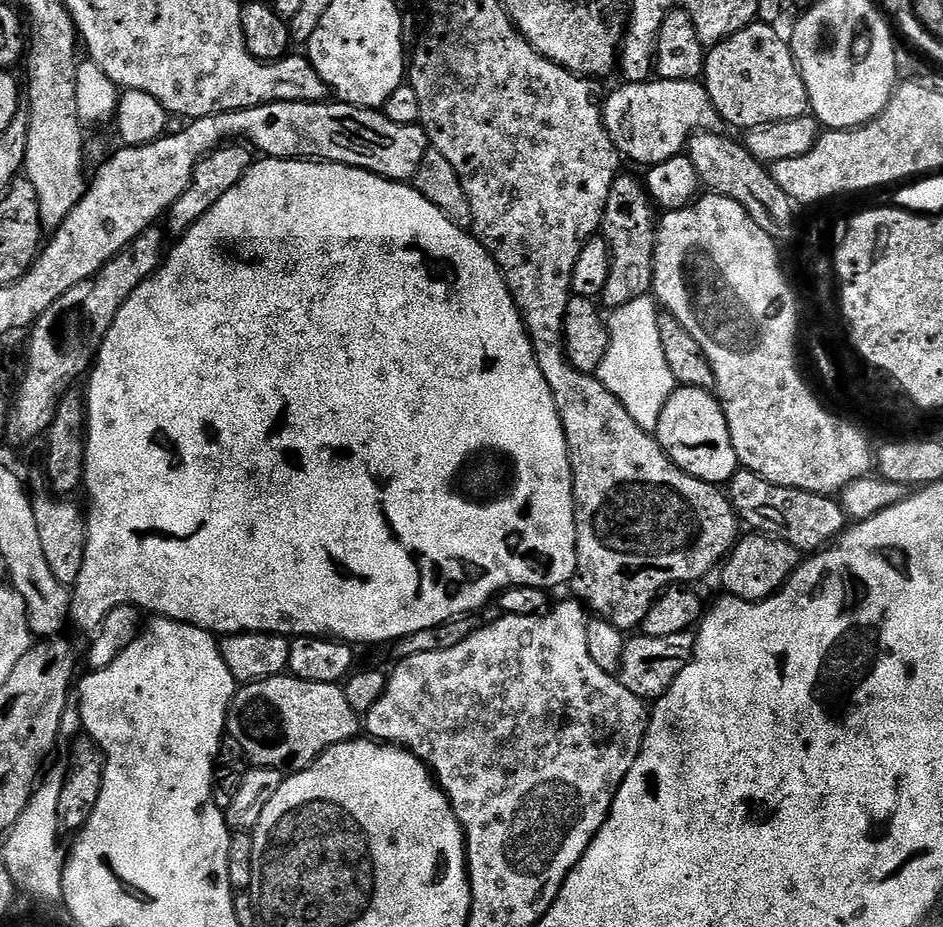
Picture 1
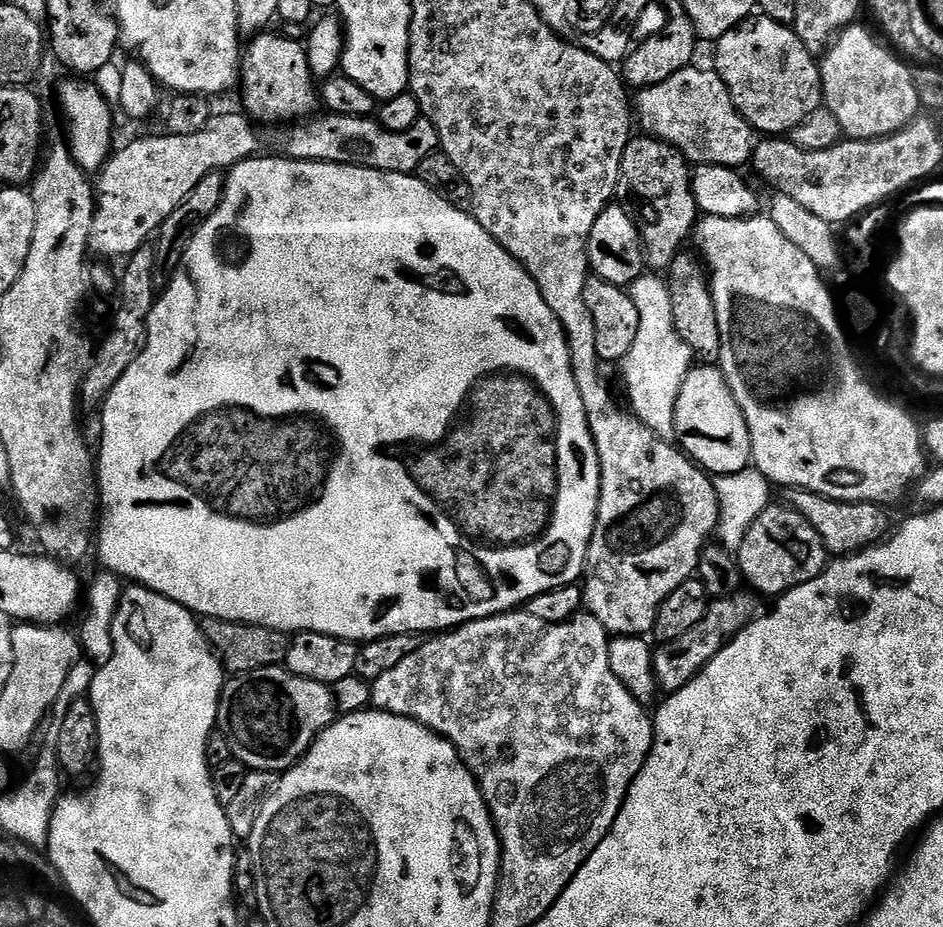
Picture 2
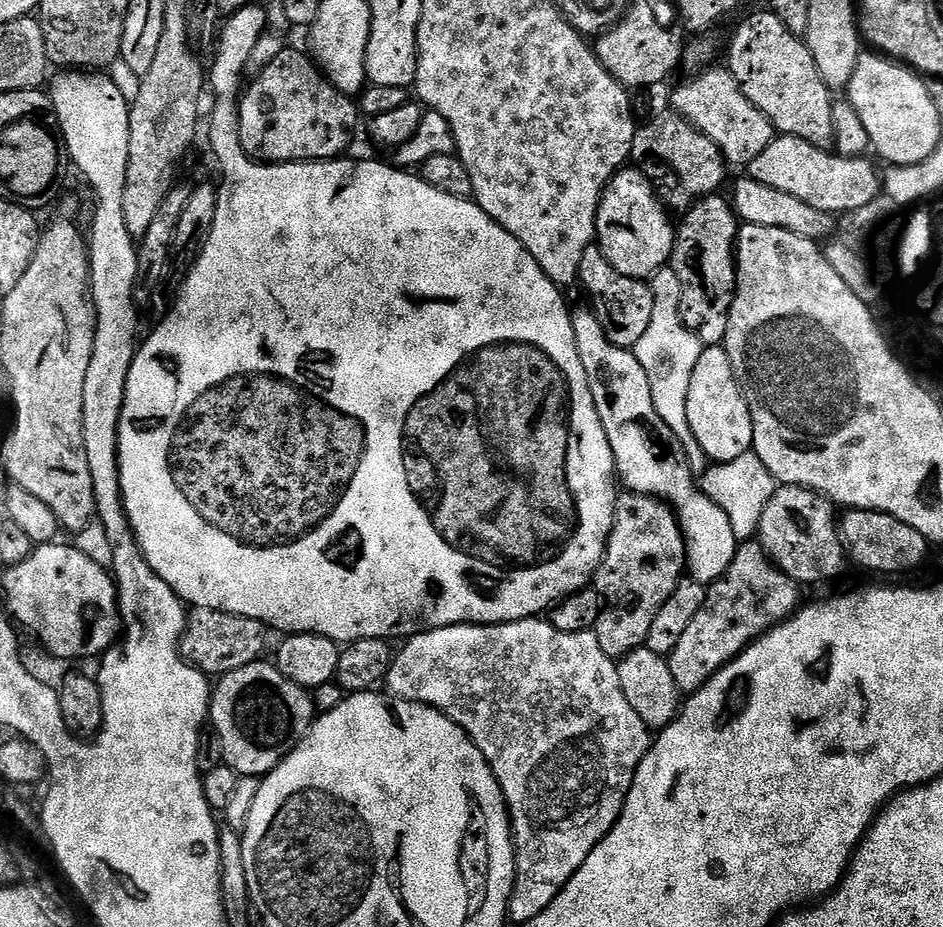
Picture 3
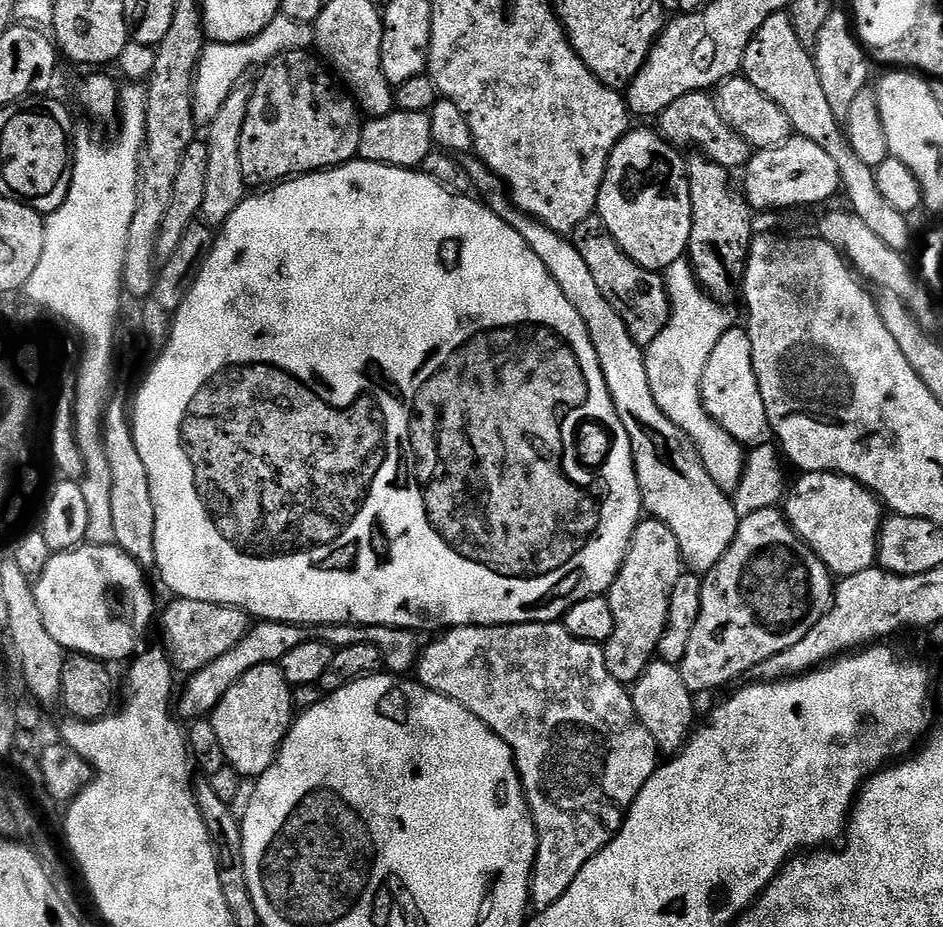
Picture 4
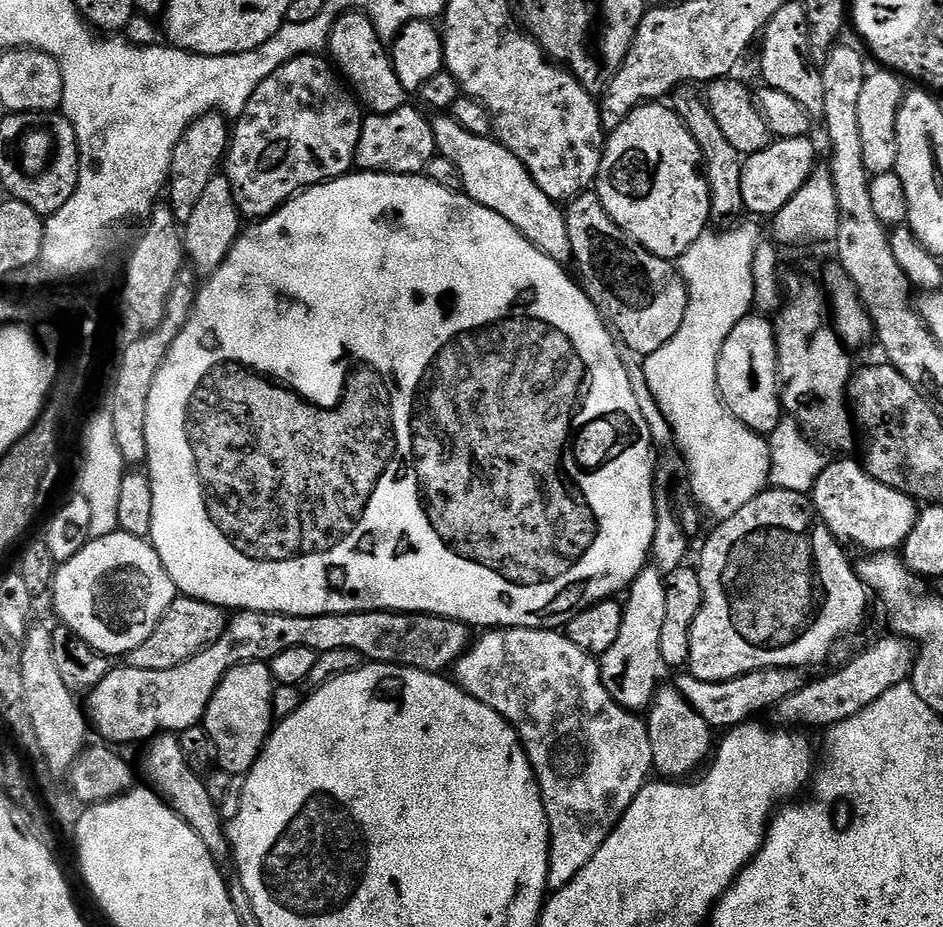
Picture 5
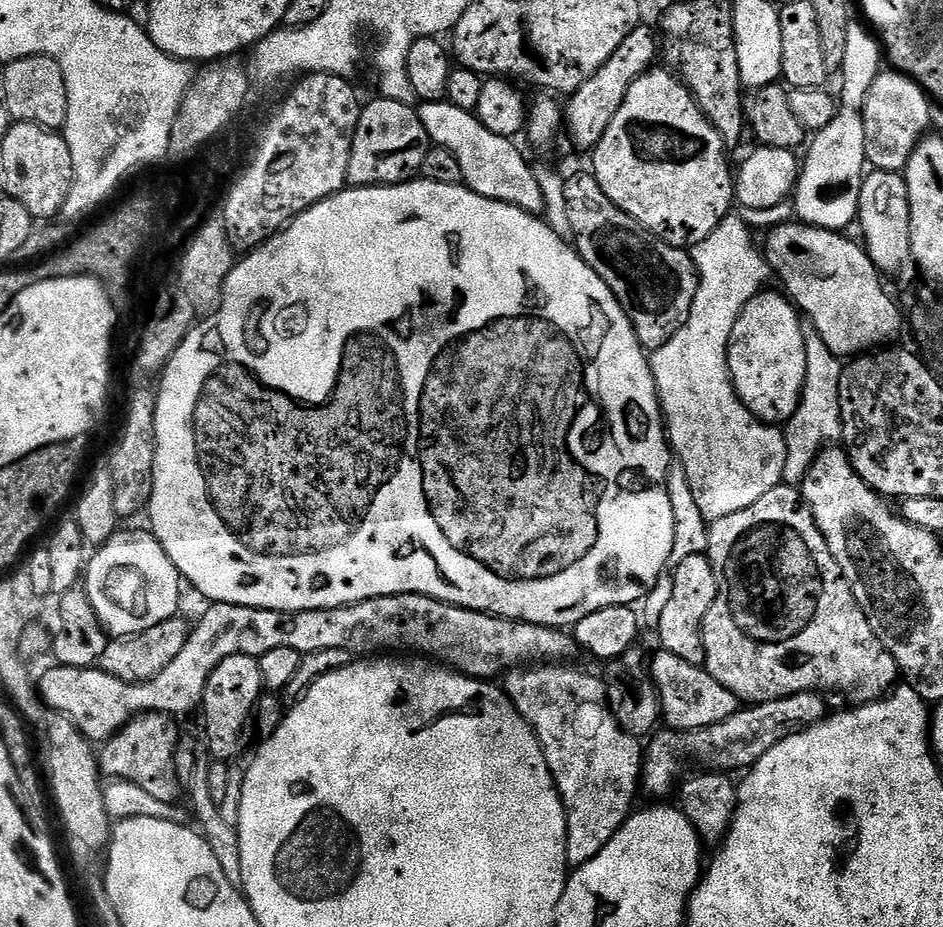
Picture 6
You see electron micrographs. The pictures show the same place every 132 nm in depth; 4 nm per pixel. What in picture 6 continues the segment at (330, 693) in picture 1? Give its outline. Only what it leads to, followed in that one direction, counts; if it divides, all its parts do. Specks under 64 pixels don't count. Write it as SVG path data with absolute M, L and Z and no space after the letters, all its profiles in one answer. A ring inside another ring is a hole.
M231 656L222 662L210 674L204 691L204 736L206 747L212 754L213 761L232 762L244 748L244 731L253 723L253 713L256 711L262 693L265 691L262 682L260 662L254 656Z

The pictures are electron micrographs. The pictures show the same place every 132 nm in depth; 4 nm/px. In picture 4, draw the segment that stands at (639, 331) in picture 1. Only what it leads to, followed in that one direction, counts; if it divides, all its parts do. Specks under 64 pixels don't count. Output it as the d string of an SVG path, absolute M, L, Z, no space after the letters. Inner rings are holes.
M687 259L675 260L664 269L662 275L668 291L670 311L658 338L647 345L644 353L650 390L654 394L654 402L658 402L666 418L670 418L670 422L681 428L692 441L696 453L702 458L702 466L706 466L716 487L732 490L743 474L746 452L736 440L730 438L730 434L726 434L726 430L722 430L722 426L718 426L718 422L714 422L714 418L710 418L700 393L702 370L706 370L710 350L718 346L718 338L722 338L722 334L729 330L729 309L704 293Z

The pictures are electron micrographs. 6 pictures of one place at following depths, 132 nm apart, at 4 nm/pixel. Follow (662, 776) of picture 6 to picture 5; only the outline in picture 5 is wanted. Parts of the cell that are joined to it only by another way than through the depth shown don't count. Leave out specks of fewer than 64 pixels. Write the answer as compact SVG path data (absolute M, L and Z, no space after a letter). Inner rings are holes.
M895 634L887 635L874 641L869 648L862 649L853 660L846 661L829 676L821 680L809 679L798 691L790 694L790 698L782 698L782 702L778 702L774 709L779 723L796 730L827 730L838 722L846 722L846 718L854 718L854 714L866 710L870 702L878 702L878 698L882 698L890 686L909 683L917 645Z

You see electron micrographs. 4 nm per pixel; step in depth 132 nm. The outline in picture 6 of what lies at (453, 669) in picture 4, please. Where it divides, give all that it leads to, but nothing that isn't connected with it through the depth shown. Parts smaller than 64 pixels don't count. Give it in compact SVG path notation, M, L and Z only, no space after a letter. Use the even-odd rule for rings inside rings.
M548 662L545 663L543 666L521 666L519 668L512 669L511 672L507 673L503 677L502 680L502 687L504 689L504 693L508 695L510 698L510 702L514 707L518 710L518 714L522 714L522 718L526 723L528 723L532 728L532 733L536 735L538 738L538 742L540 743L540 748L542 751L544 751L544 757L546 758L546 766L550 770L550 774L554 778L554 782L556 783L556 789L558 790L558 794L562 798L562 802L564 803L564 813L566 814L566 826L568 827L568 837L566 838L566 858L568 859L569 865L573 869L580 868L583 864L586 862L590 862L590 858L594 858L594 854L598 854L598 850L602 850L602 846L606 846L606 842L610 842L610 838L614 838L614 834L619 830L622 825L624 825L625 820L628 819L630 813L633 811L634 805L632 805L632 799L636 796L636 788L637 792L638 789L641 787L642 784L642 769L644 766L644 748L642 747L641 741L637 739L635 736L631 736L630 734L626 734L622 730L622 726L617 722L617 720L614 718L614 714L612 713L612 708L610 705L608 705L608 690L604 686L604 681L601 679L599 675L591 676L588 672L583 672L580 668L572 668L576 666L569 666L567 663L564 662Z

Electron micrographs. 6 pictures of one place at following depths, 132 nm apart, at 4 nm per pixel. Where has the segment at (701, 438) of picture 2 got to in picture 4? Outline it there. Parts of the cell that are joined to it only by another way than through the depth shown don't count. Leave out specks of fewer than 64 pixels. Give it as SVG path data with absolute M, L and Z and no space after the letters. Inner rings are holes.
M729 327L722 338L718 338L718 346L710 350L710 358L706 362L706 370L702 370L700 393L705 410L745 449L751 450L761 444L769 443L772 427L766 418L766 402L762 402L762 394L758 390L758 378L754 378L754 364L750 358L750 340L743 327Z

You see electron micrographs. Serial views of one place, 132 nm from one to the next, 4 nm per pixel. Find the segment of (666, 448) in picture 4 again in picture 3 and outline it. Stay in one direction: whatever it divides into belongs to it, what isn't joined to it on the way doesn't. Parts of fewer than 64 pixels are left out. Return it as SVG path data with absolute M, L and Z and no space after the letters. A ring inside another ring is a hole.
M591 307L575 309L572 325L578 358L582 358L582 370L586 370L586 382L590 382L590 394L594 394L594 406L614 454L619 483L623 487L625 484L629 493L663 500L675 512L684 532L687 575L702 585L711 586L730 570L730 562L734 562L738 541L730 518L698 487L697 477L688 465L678 438L674 438L666 422L658 418L650 394L650 378L646 378L646 370L642 370L635 351L614 346L614 342L606 338L606 330Z

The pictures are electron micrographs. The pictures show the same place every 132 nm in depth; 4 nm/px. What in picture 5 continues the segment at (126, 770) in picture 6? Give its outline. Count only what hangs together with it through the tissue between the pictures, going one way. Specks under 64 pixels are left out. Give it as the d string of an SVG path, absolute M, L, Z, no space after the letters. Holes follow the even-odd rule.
M161 733L147 741L145 748L148 749L140 760L140 768L149 780L145 781L160 795L164 803L169 804L186 821L190 830L194 830L194 834L202 838L206 850L210 850L217 862L229 859L232 856L232 845L225 821L220 819L220 809L214 798L210 798L210 790L201 773L190 769L183 741L175 733Z

